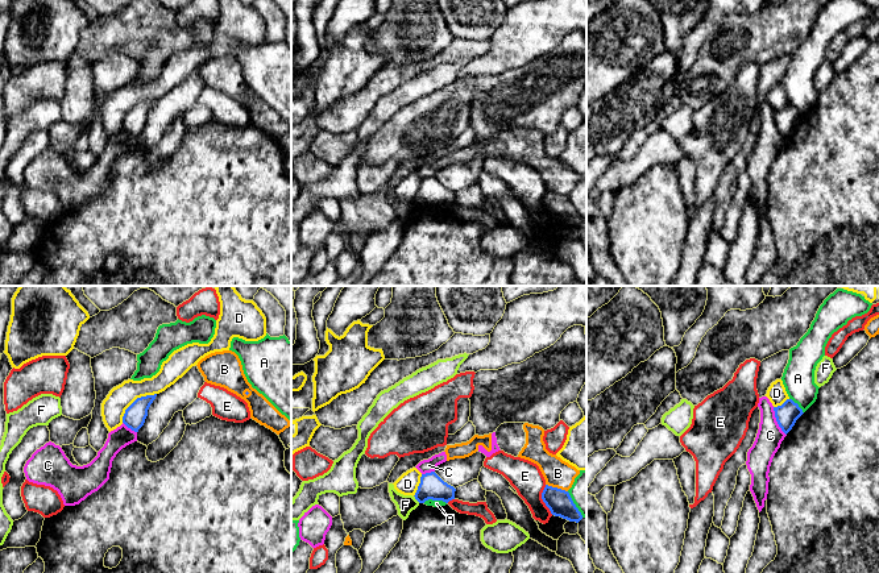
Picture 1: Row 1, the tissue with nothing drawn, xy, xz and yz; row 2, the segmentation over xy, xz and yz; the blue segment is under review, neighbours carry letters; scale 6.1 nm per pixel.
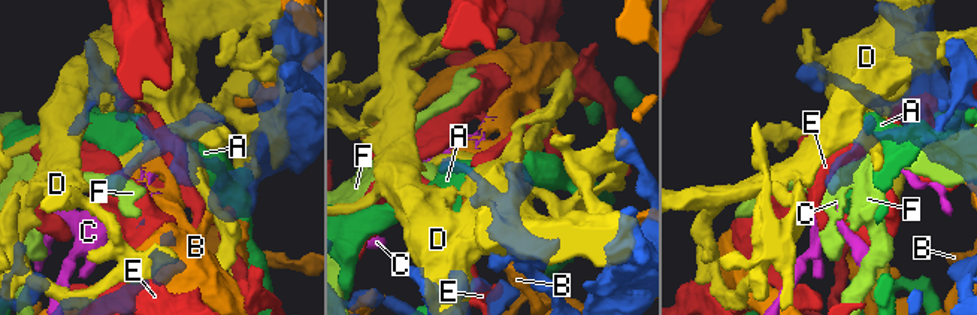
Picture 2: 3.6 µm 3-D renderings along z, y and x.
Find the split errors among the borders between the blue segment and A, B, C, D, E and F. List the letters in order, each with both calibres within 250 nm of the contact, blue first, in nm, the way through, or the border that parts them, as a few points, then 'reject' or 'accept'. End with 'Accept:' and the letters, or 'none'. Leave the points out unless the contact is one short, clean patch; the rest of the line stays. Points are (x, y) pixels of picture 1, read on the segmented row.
A: 150 nm thick on the blue side, 50 nm on the other; reject
B: 150 nm thick on the blue side, 170 nm on the other; reject
C: 140 nm thick on the blue side, 160 nm on the other; border along yz (772, 407), (775, 420), (786, 435); reject
D: 130 nm thick on the blue side, 150 nm on the other; reject
E: 150 nm thick on the blue side, 190 nm on the other; reject
F: 150 nm thick on the blue side, 110 nm on the other; reject
Accept: none

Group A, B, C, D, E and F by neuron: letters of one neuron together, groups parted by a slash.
A / B C / D / E / F

